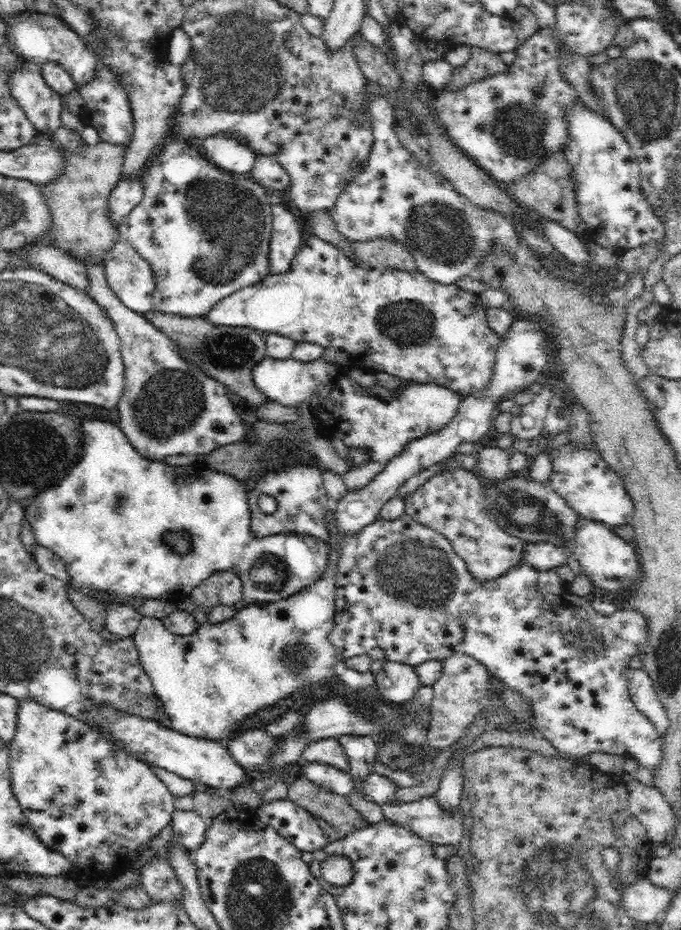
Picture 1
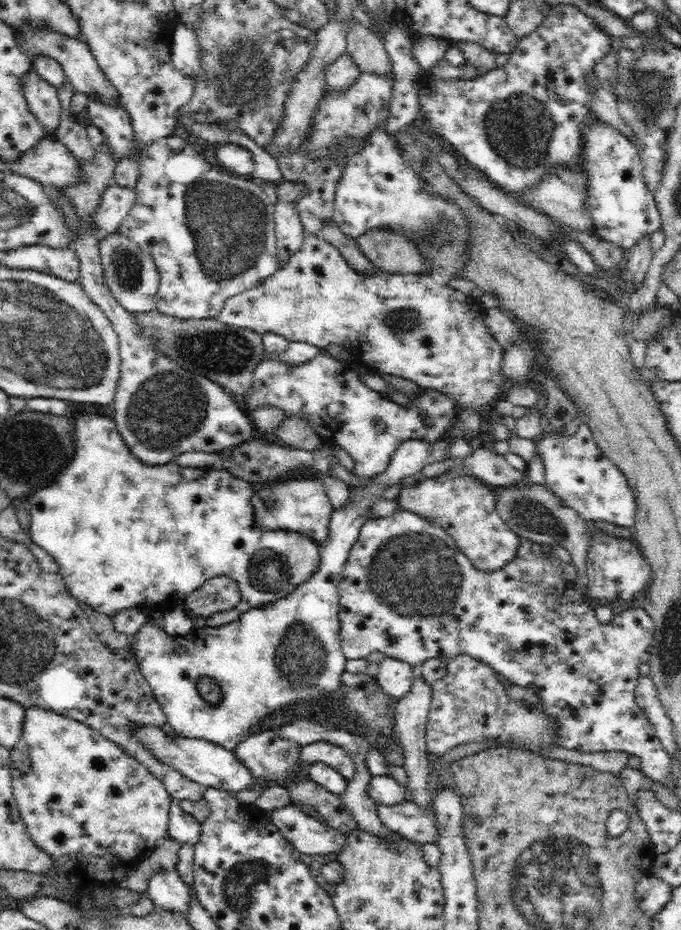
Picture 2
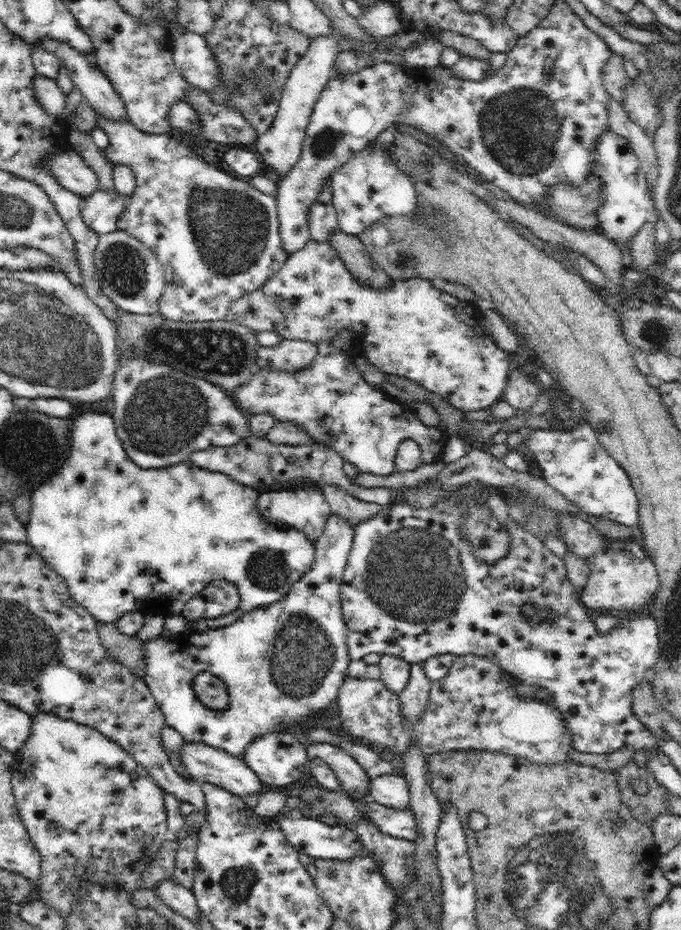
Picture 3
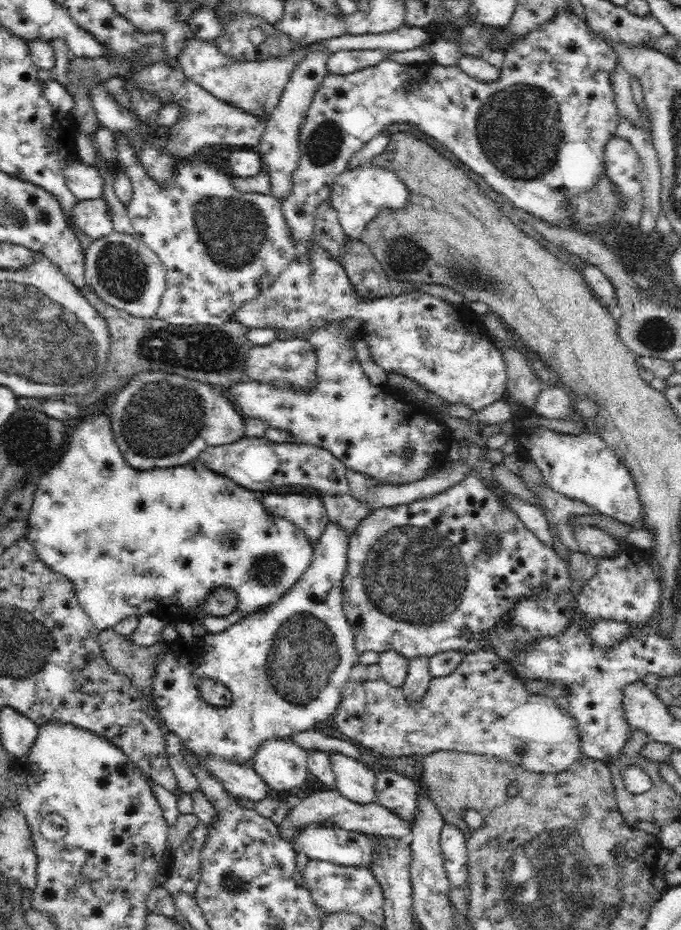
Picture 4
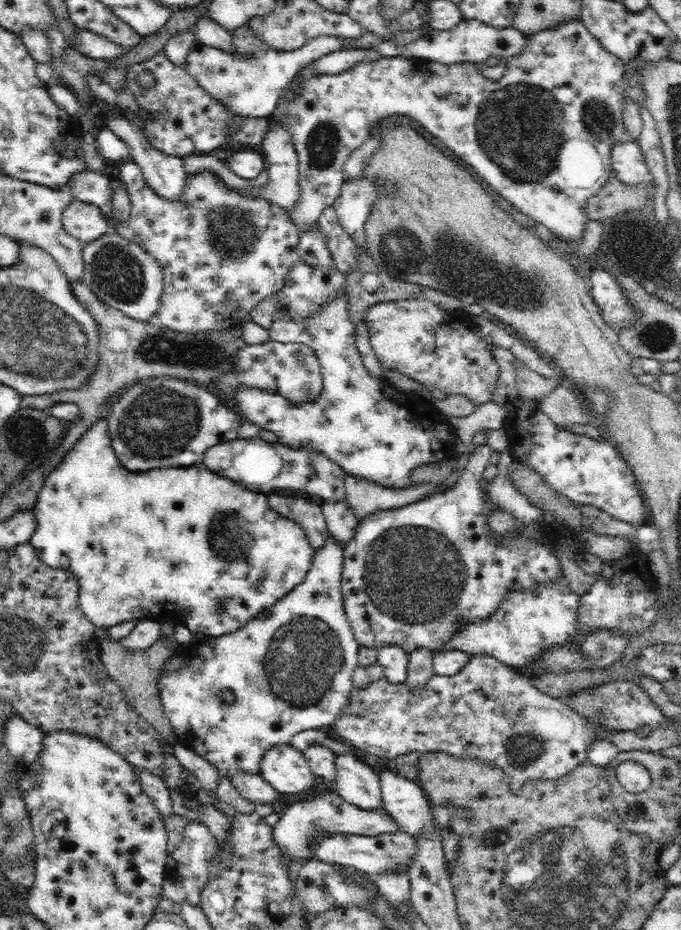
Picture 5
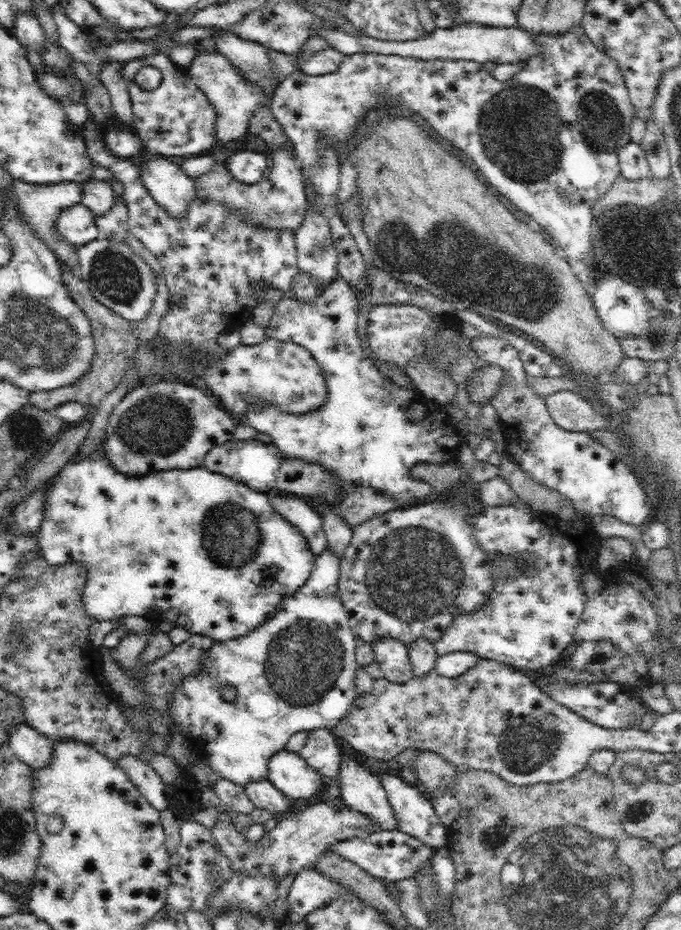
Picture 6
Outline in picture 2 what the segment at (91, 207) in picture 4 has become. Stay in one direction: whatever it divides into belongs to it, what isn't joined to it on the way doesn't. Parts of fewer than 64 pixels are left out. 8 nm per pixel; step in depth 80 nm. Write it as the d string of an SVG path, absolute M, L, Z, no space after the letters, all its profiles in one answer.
M114 185L102 192L102 200L92 214L93 222L101 233L118 233L119 226L136 204L136 191L130 187Z

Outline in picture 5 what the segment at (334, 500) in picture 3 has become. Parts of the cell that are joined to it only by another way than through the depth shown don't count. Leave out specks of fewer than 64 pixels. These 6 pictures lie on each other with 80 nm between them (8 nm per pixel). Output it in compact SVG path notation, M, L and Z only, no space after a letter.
M322 500L320 506L326 519L329 536L336 539L342 547L347 545L361 520L356 518L344 500L338 502Z

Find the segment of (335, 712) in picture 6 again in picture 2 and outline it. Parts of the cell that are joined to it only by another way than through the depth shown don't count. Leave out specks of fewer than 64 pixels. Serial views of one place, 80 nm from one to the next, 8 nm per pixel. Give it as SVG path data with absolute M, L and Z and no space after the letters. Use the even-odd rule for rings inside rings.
M460 408L448 436L442 437L436 442L428 443L428 441L420 439L402 441L402 444L399 444L394 451L387 469L375 477L373 483L365 487L351 487L346 508L342 506L342 510L335 510L330 518L330 524L328 524L326 540L317 544L320 560L318 560L316 570L308 576L308 580L298 584L288 596L260 607L251 608L243 612L238 620L228 624L219 627L205 625L200 629L193 629L192 632L183 636L166 633L154 618L148 617L142 628L132 637L132 649L137 656L141 673L152 687L153 694L167 717L167 723L176 731L176 735L208 740L228 751L235 751L242 740L246 740L253 734L250 730L252 726L257 728L262 726L265 716L304 700L310 702L312 698L320 698L320 696L340 688L340 675L345 671L347 658L339 643L341 622L337 588L343 579L344 563L352 545L358 538L359 529L370 517L369 513L374 502L382 498L382 494L388 486L398 485L400 480L420 472L426 464L446 459L446 448L452 444L452 440L462 438L465 441L471 441L481 434L482 411L487 408ZM200 676L207 676L215 680L220 687L221 697L218 704L209 704L200 697L198 685L196 685Z

